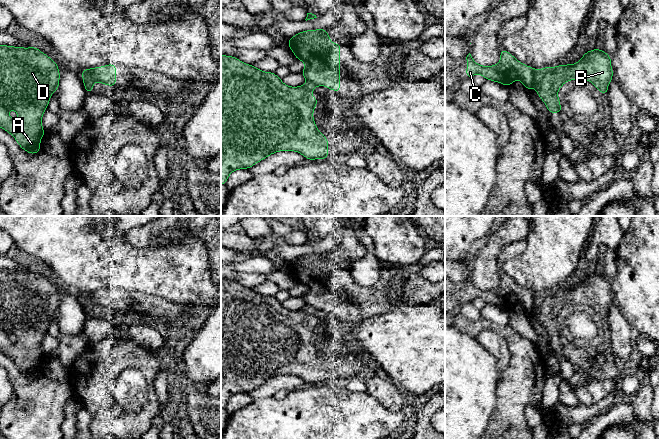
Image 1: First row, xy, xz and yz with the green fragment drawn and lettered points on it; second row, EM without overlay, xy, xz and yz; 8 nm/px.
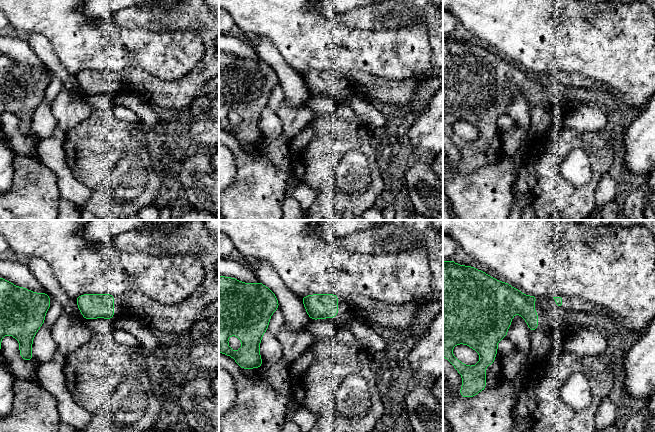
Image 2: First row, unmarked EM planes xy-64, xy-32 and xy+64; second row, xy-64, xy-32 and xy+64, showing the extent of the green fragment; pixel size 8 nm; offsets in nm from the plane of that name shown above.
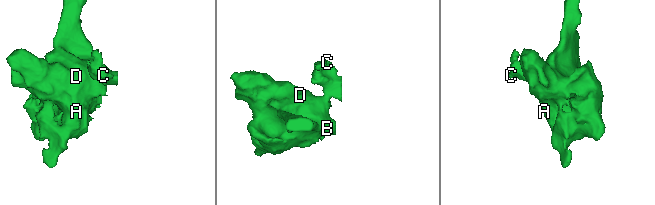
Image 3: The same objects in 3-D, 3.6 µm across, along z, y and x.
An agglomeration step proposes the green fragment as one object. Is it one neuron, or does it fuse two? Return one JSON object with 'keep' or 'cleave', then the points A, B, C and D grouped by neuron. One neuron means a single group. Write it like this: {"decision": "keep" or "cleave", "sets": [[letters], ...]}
{"decision": "cleave", "sets": [["A", "B", "D"], ["C"]]}

